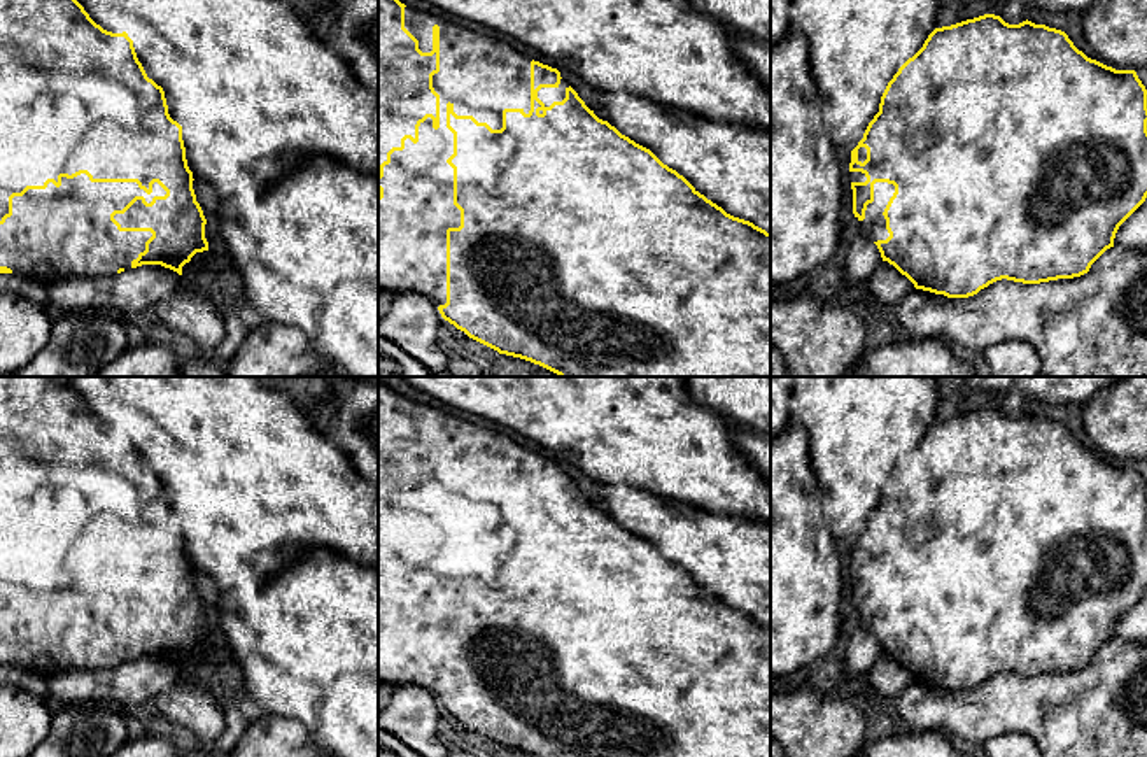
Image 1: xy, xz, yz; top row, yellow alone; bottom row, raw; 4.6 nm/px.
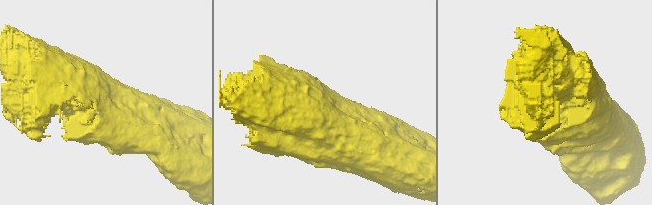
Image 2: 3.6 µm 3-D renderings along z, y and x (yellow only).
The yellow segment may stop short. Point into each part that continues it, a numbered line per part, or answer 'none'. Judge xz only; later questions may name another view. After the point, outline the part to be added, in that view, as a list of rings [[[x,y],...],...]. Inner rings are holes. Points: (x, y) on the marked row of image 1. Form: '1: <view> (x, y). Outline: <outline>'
1: xz (482, 76). Outline: [[[405,7],[405,28],[419,40],[422,53],[433,51],[433,26],[440,26],[440,72],[433,75],[433,88],[440,95],[440,128],[433,128],[427,117],[419,126],[419,142],[405,140],[403,151],[391,154],[378,184],[384,198],[378,200],[378,291],[420,293],[438,307],[447,303],[447,230],[461,226],[461,210],[454,205],[454,168],[447,159],[454,154],[454,133],[447,128],[447,103],[454,105],[457,116],[473,116],[492,130],[503,128],[504,109],[531,110],[531,58],[520,54],[499,37],[478,35],[464,26],[443,21],[413,7]]]

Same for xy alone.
1: xy (53, 233). Outline: [[[86,173],[61,177],[60,187],[49,182],[46,189],[28,189],[12,198],[12,216],[0,224],[0,266],[44,286],[68,277],[103,277],[117,275],[119,268],[130,270],[152,233],[119,231],[110,214],[123,210],[135,196],[151,203],[154,196],[165,195],[158,182],[147,195],[137,182],[91,182]]]

